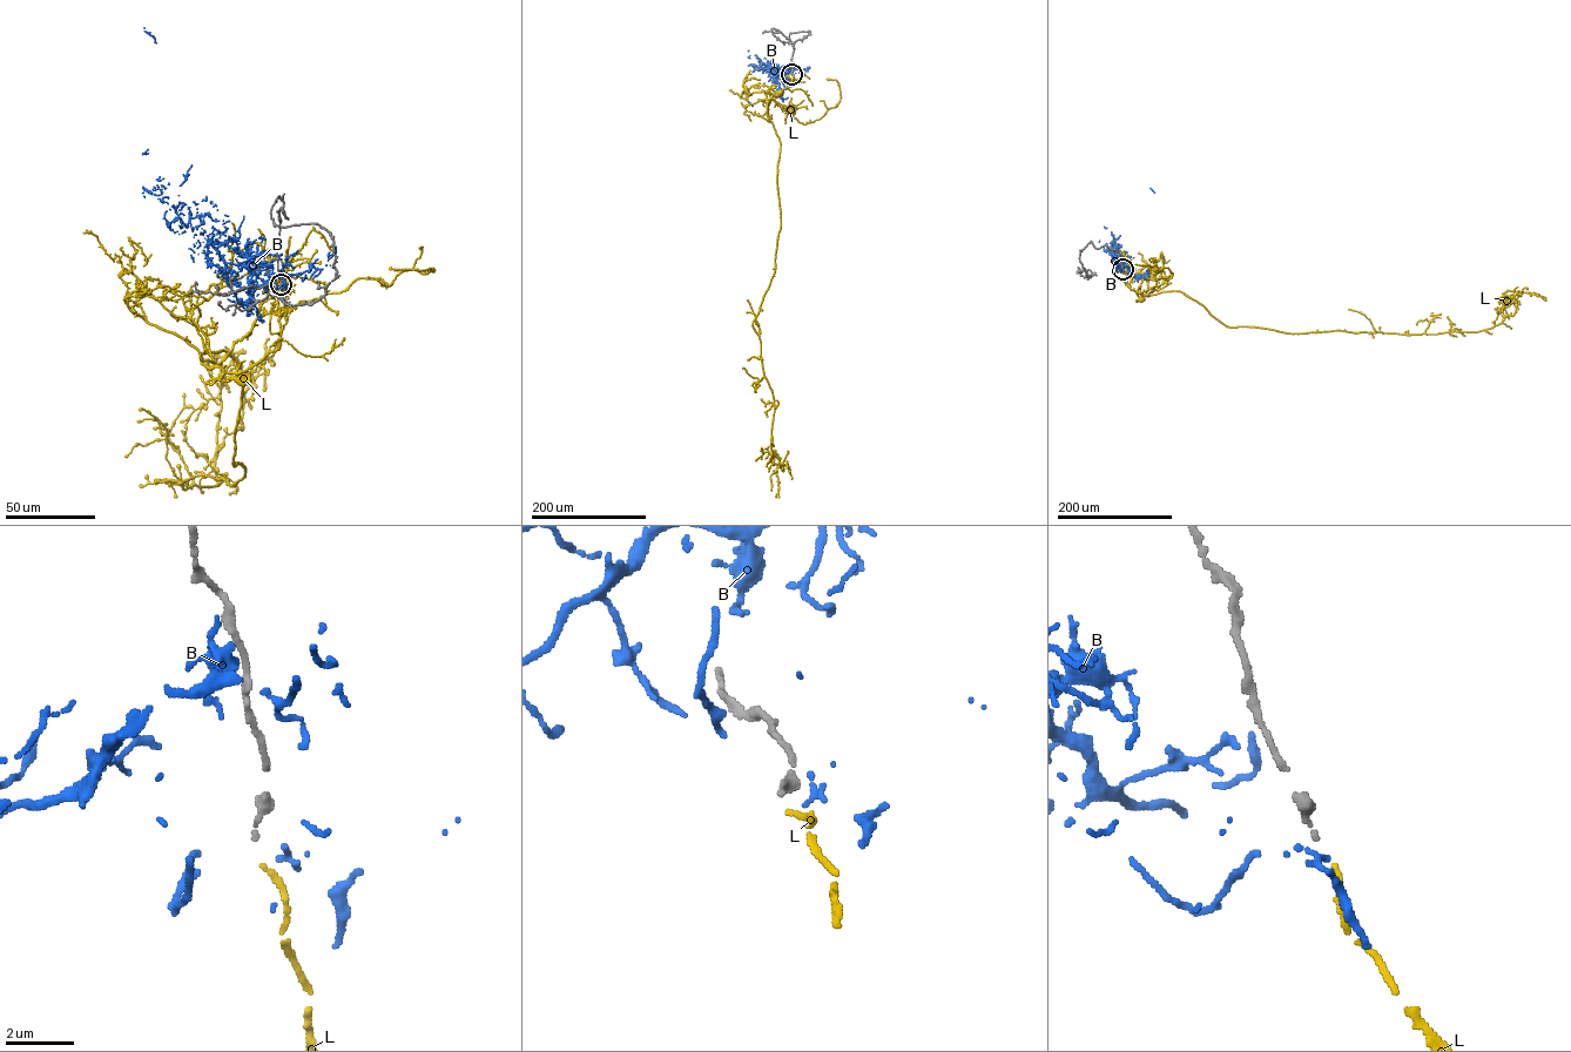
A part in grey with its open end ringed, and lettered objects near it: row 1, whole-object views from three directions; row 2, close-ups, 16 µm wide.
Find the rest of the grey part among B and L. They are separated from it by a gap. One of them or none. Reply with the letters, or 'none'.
L

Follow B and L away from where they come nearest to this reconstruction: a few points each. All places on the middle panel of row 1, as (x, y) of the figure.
B: (793, 74), (790, 69), (775, 75), (755, 65), (752, 106), (748, 102)
L: (791, 75), (787, 87), (775, 92), (769, 89), (776, 95), (780, 93)

